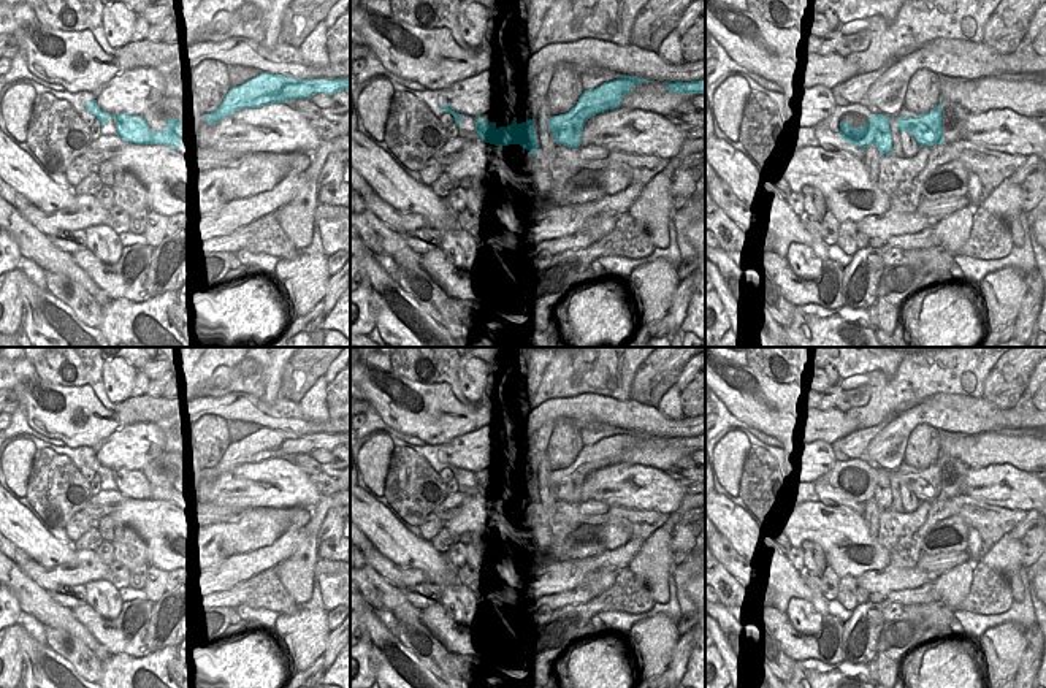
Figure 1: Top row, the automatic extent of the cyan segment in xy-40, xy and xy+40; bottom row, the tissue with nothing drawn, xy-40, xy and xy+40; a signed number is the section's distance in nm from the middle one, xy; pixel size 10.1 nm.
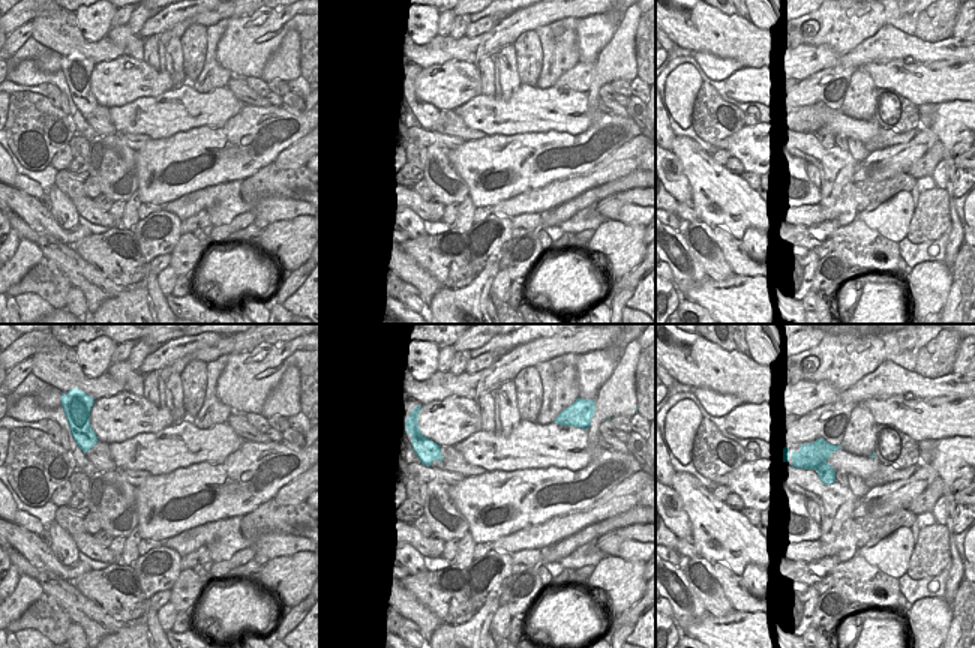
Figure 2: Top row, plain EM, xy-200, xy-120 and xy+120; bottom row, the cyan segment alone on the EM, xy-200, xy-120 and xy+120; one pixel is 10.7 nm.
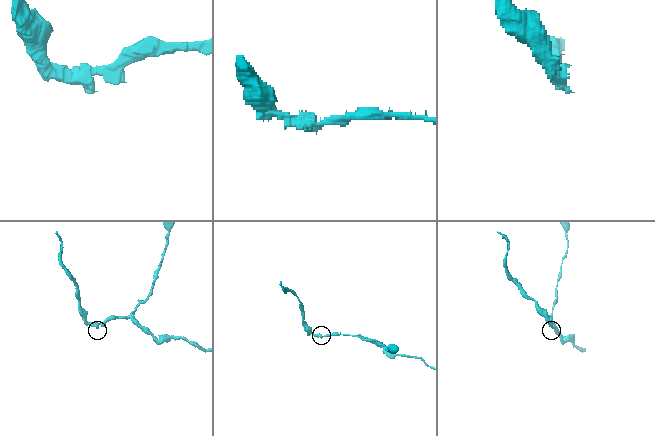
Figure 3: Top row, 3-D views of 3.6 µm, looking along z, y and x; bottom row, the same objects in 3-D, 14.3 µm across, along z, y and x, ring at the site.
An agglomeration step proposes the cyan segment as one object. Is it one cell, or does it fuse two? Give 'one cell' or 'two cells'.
two cells

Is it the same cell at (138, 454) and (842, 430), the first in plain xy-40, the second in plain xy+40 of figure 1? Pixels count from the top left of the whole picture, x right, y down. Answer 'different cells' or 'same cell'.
different cells

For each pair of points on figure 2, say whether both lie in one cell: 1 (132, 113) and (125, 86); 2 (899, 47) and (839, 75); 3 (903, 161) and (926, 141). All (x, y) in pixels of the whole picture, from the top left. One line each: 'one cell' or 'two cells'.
1: two cells
2: one cell
3: one cell

